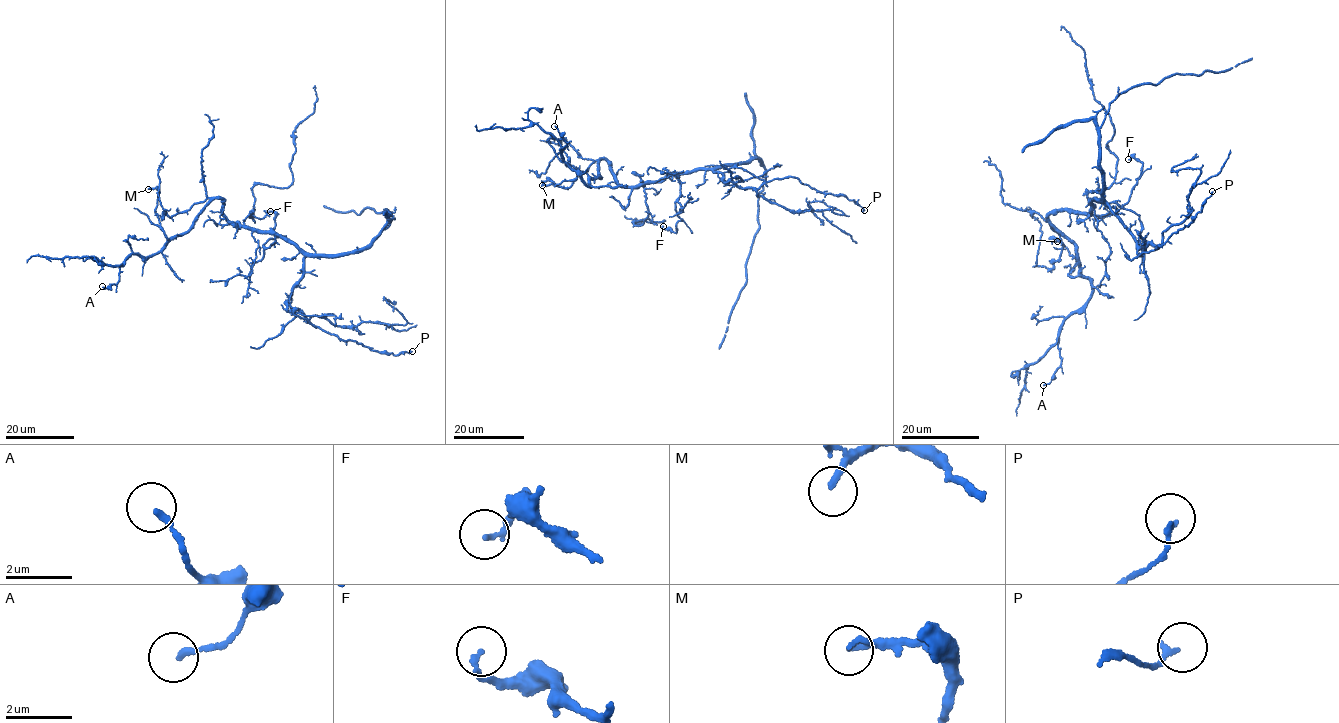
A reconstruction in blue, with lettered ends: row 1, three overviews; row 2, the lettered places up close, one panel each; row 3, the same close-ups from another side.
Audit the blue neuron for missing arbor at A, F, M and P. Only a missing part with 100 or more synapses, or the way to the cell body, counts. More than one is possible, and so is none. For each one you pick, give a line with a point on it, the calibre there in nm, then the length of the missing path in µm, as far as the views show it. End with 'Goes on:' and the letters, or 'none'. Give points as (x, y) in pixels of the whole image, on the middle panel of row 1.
Goes on: none

